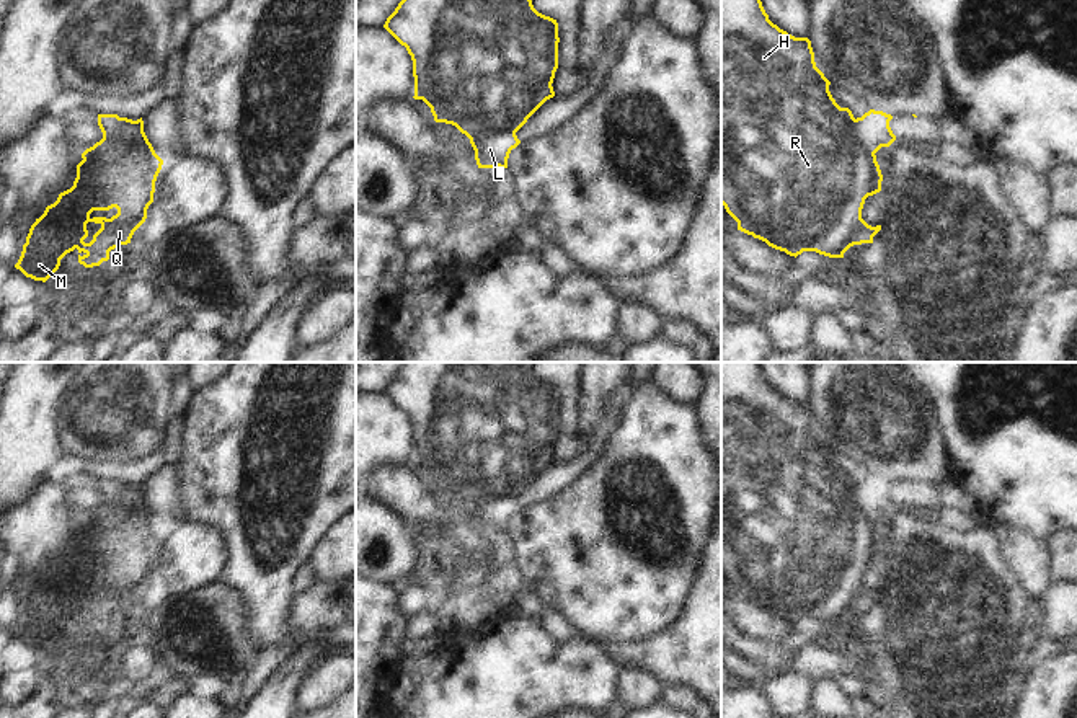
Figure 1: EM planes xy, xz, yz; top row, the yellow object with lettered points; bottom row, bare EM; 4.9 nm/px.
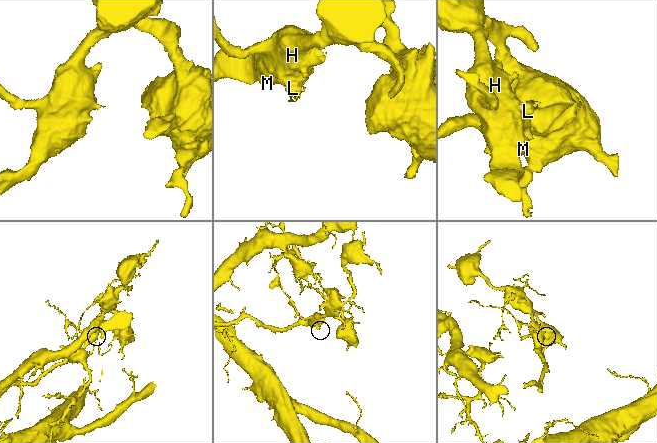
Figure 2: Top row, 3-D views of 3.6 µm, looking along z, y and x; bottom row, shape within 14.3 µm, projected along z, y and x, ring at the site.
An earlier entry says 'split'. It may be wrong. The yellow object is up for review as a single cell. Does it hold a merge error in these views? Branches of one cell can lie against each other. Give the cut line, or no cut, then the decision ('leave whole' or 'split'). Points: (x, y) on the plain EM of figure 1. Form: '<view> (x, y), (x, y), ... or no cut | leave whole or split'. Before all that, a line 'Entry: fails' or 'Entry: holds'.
Entry: fails
no cut | leave whole

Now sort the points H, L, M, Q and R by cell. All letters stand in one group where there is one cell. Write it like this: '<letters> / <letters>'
H L M Q R

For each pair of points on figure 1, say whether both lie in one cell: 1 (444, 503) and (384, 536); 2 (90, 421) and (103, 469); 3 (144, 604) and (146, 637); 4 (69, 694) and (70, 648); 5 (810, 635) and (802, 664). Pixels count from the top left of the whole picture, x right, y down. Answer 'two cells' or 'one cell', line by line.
1: two cells
2: one cell
3: one cell
4: two cells
5: two cells

